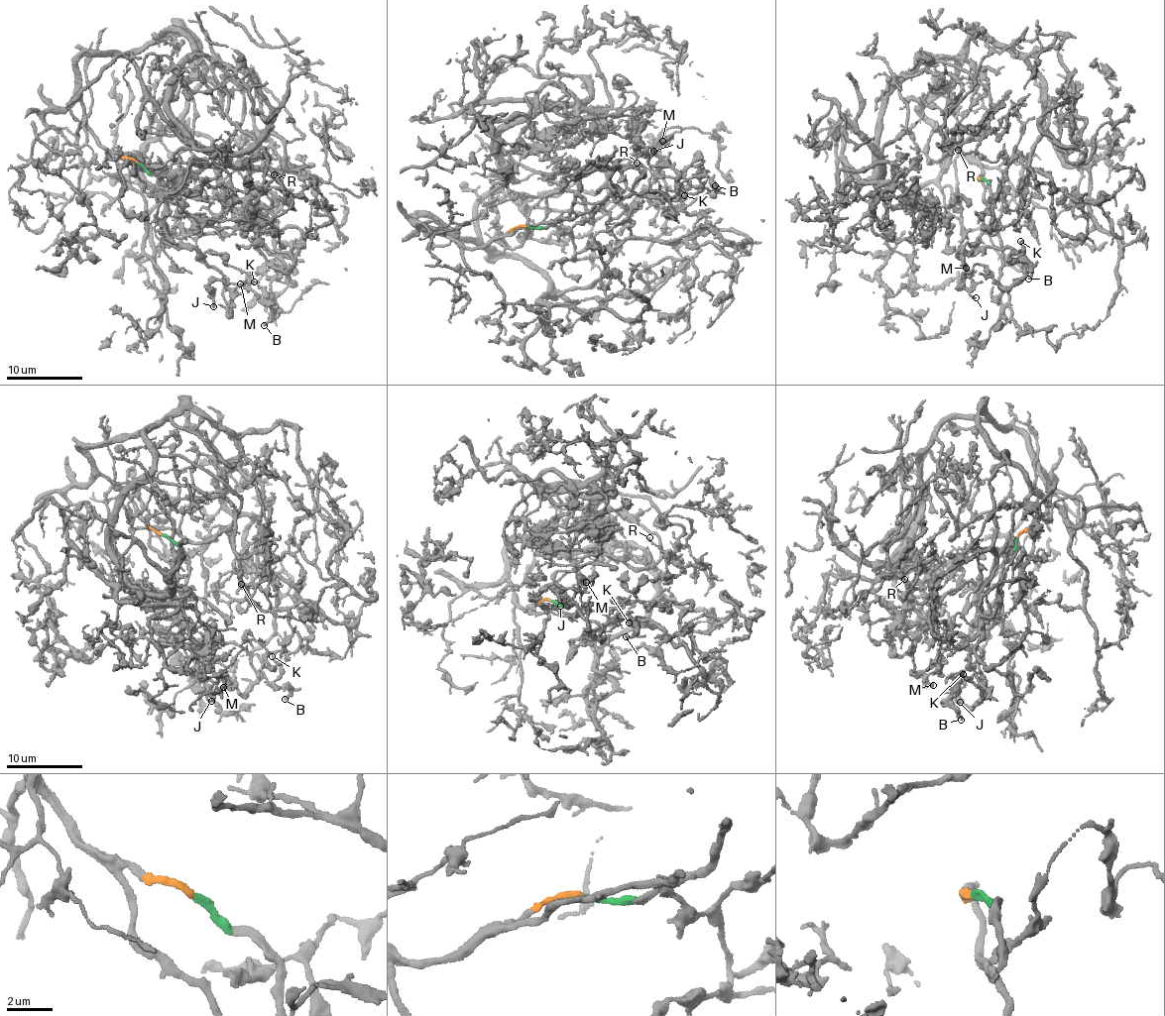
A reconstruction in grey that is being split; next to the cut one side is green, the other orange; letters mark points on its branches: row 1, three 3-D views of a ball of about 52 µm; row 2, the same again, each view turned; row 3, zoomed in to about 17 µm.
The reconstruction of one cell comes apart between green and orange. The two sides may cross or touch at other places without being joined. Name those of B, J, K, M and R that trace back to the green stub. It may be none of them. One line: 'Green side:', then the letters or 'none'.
Green side: B, J, K, M

